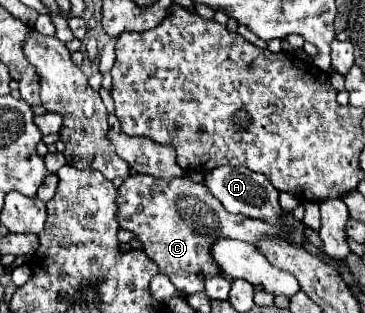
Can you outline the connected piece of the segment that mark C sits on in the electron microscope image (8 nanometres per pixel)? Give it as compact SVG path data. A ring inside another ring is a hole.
M131 175L118 189L116 203L118 225L134 233L142 243L142 251L158 265L160 273L164 273L178 291L186 291L188 295L204 291L206 277L222 275L222 269L218 269L218 263L210 257L214 241L220 241L222 237L256 243L270 235L286 239L298 247L304 247L306 243L306 225L292 213L282 211L282 227L240 213L228 213L204 183L196 183L190 177L166 181L150 175Z

